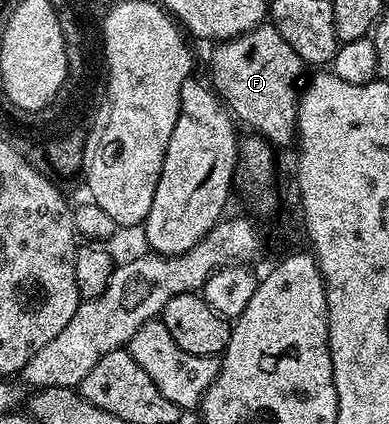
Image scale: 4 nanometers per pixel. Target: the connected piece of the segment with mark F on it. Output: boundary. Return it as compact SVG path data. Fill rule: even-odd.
M272 24L256 26L238 38L226 38L212 48L211 82L234 119L238 123L246 122L254 135L264 138L274 148L292 147L297 132L297 100L303 71L301 57L295 48L279 36Z

